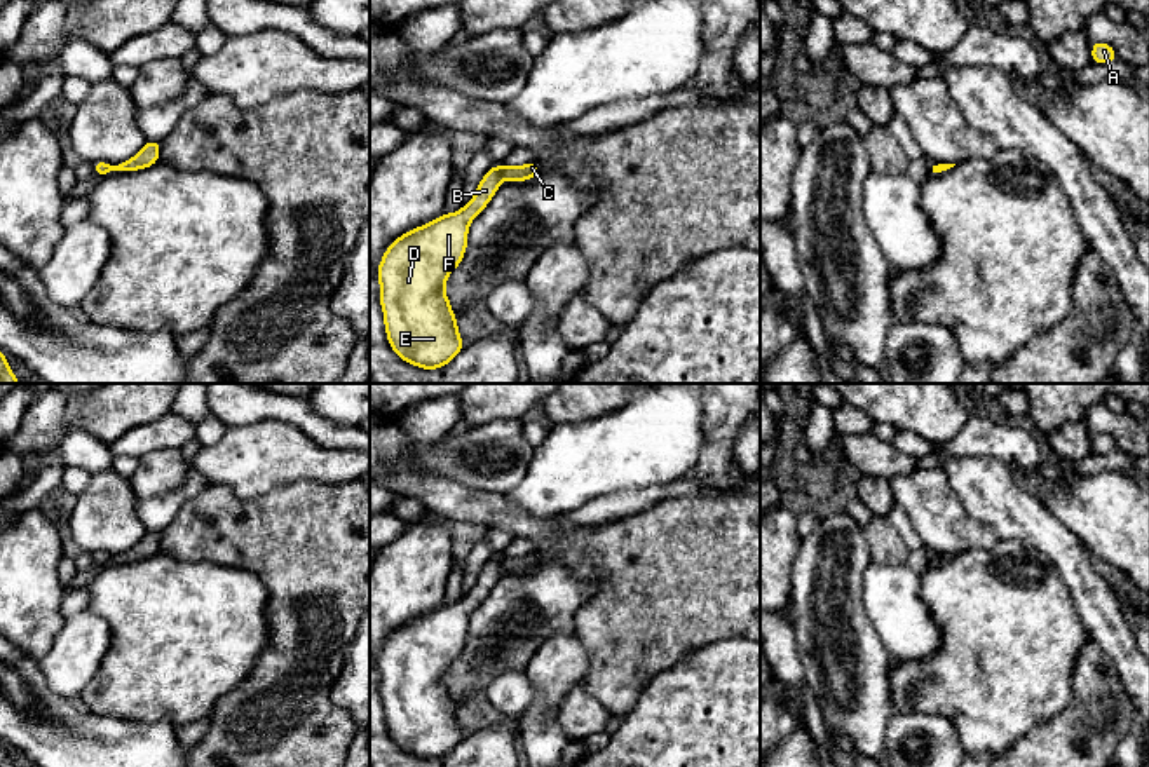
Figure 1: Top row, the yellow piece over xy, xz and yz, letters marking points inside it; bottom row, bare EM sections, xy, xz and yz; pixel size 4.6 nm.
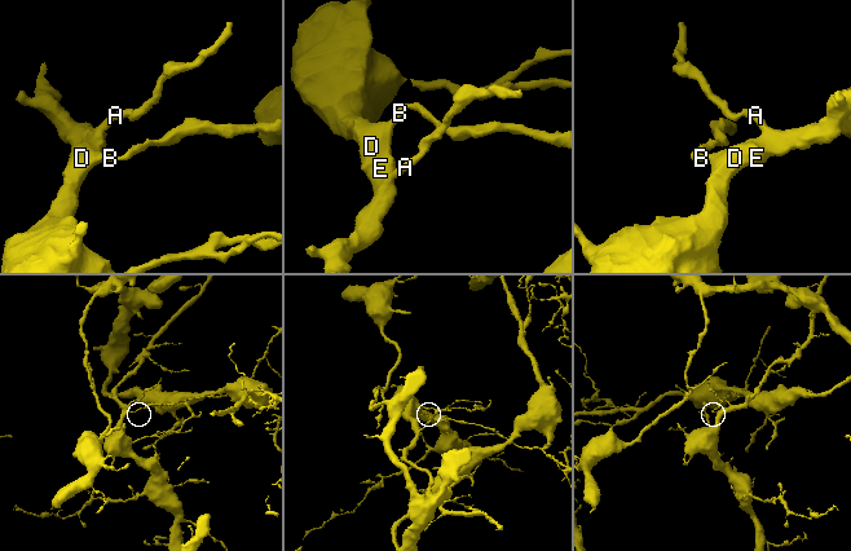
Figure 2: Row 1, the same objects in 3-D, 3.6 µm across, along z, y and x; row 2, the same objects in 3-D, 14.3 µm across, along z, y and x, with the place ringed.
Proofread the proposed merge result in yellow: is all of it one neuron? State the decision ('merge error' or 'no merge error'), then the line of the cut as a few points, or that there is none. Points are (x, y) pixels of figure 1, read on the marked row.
merge error | xz (497, 166), (503, 176)

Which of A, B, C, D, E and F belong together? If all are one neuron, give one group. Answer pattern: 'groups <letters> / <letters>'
groups A B D E F / C

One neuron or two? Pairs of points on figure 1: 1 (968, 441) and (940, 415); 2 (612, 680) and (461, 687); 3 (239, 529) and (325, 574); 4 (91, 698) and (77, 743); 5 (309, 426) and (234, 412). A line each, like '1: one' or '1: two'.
1: two
2: two
3: one
4: two
5: one

